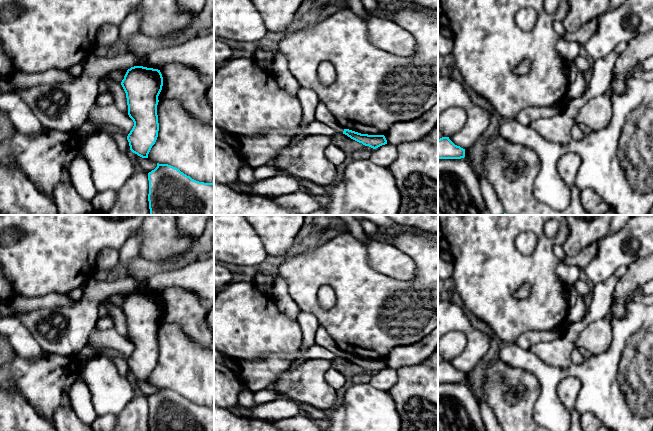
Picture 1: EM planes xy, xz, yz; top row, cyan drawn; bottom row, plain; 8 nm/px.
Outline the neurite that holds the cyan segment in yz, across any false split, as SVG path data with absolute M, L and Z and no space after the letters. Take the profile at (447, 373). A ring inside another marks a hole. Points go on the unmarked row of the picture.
M449 361L438 363L438 383L461 383L465 381L465 373L455 369Z

